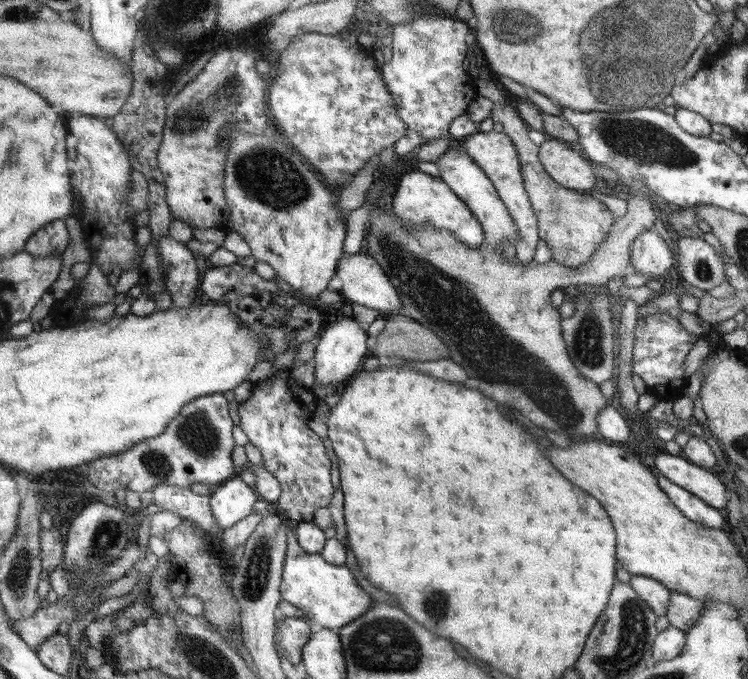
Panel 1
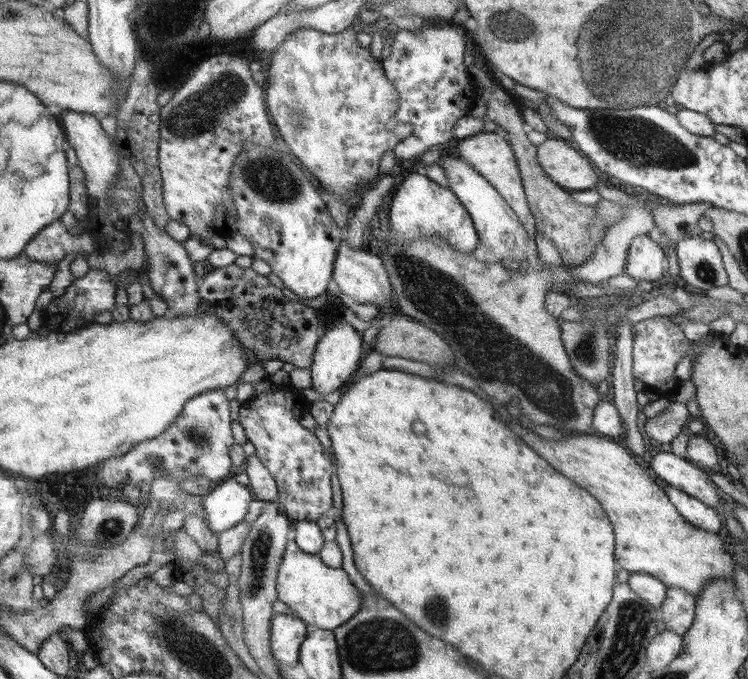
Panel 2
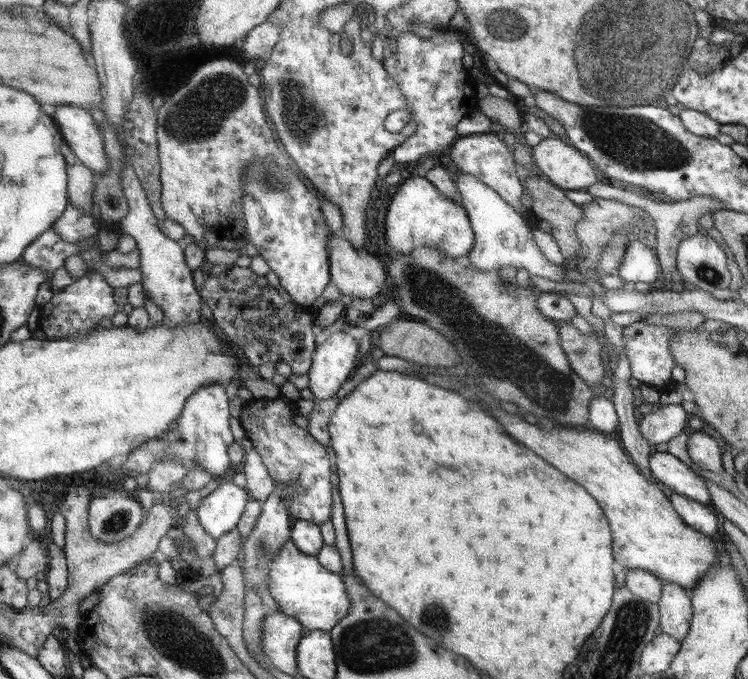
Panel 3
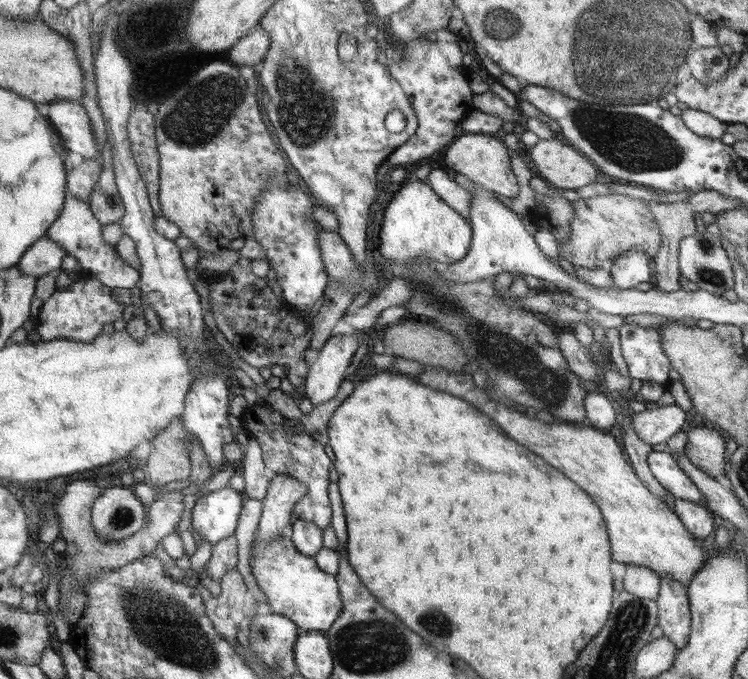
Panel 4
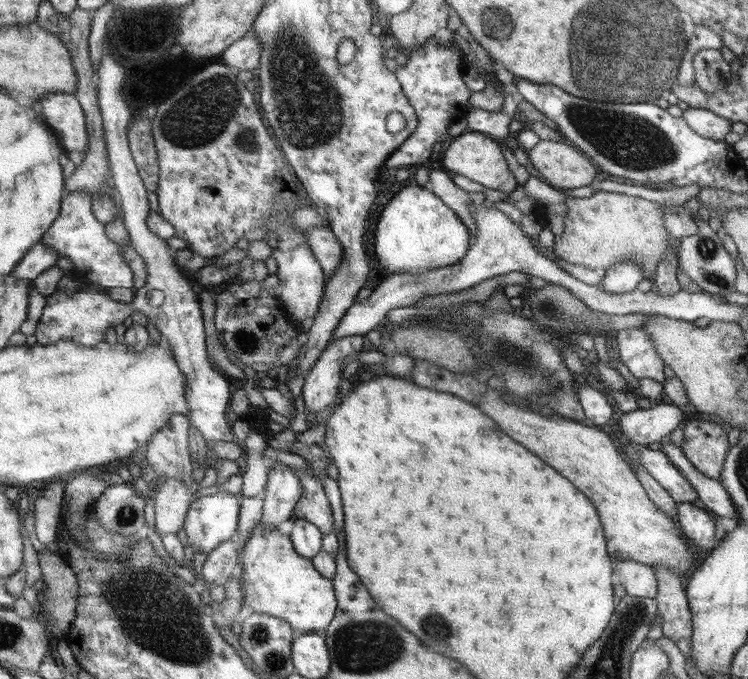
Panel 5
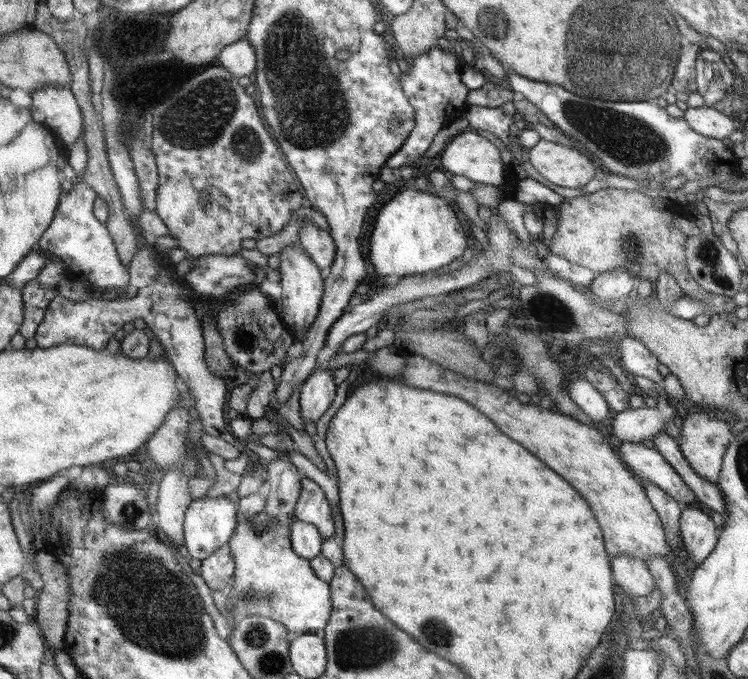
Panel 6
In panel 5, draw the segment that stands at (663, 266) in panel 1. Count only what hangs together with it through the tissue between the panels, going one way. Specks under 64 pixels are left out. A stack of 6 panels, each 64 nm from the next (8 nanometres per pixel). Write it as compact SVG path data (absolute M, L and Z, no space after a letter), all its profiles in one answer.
M625 261L608 268L600 285L608 294L626 294L636 289L644 278L645 275L638 265L634 265L632 261Z

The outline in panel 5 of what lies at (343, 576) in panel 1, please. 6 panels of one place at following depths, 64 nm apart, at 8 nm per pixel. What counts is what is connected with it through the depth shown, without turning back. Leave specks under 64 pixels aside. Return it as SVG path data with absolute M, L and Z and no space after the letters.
M260 520L250 534L239 550L240 566L237 570L241 575L244 605L255 614L273 615L288 622L296 635L323 634L337 613L333 579L322 575L310 558L292 550L290 538L278 527L267 529Z

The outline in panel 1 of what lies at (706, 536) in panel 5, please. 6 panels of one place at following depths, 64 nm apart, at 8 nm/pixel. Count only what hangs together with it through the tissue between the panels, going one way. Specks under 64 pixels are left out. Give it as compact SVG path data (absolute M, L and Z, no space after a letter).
M659 472L656 474L662 490L669 495L686 518L710 528L722 528L724 524L727 524L724 522L724 516L709 503L698 498L697 495L690 494L690 491L686 490L685 487L670 482L670 479L663 474L659 474Z

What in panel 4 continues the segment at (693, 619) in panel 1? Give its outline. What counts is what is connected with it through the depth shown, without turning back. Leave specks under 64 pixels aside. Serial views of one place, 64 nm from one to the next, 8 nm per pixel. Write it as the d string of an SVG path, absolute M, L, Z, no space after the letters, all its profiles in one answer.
M660 577L660 593L655 601L658 608L658 625L664 630L664 637L682 650L688 643L691 630L687 585L672 577Z

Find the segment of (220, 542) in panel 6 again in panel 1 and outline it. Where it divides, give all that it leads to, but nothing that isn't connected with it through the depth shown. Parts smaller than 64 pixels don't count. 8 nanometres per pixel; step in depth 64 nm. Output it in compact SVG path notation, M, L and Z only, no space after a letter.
M240 476L231 478L224 484L216 487L217 489L209 496L210 508L220 528L229 529L253 513L252 506L259 499L259 495L257 491L254 491L248 484L244 483Z

